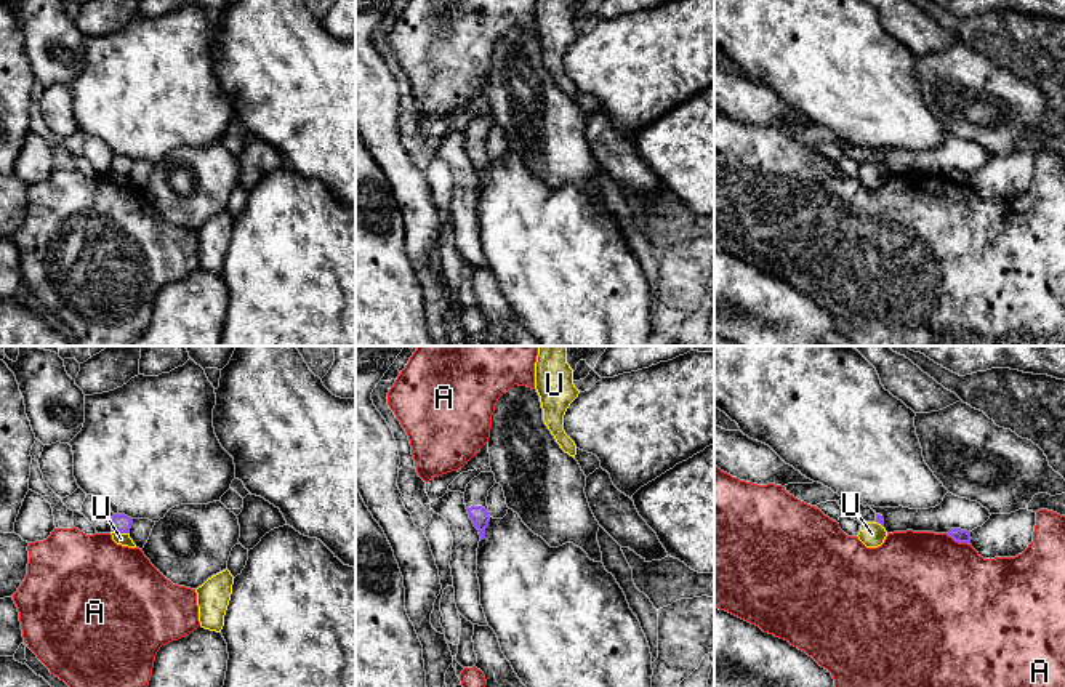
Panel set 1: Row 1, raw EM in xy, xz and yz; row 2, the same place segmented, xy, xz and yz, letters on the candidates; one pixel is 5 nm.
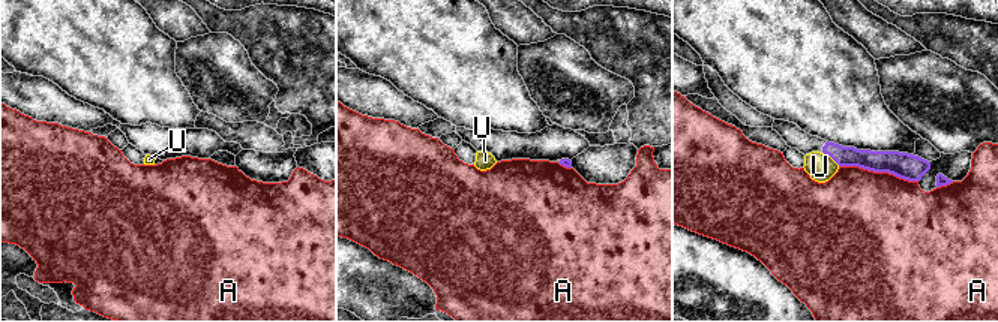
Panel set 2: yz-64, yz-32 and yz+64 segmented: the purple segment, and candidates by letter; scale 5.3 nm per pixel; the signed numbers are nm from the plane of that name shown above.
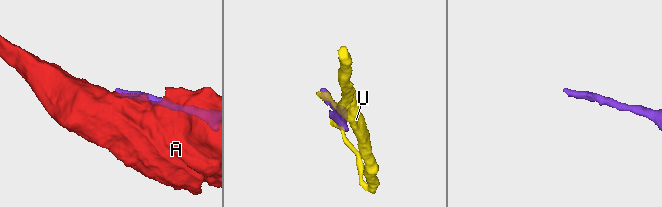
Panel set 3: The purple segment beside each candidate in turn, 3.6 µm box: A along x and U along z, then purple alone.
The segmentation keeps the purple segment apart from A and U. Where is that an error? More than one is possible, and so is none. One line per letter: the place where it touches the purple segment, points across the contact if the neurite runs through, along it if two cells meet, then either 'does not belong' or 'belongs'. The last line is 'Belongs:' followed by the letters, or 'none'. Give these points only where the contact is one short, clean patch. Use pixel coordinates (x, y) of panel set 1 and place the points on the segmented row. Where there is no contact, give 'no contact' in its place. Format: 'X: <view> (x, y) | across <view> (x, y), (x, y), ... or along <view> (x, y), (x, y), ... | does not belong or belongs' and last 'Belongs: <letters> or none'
A: yz (958, 542) | does not belong
U: xy (120, 532) | does not belong
Belongs: none

